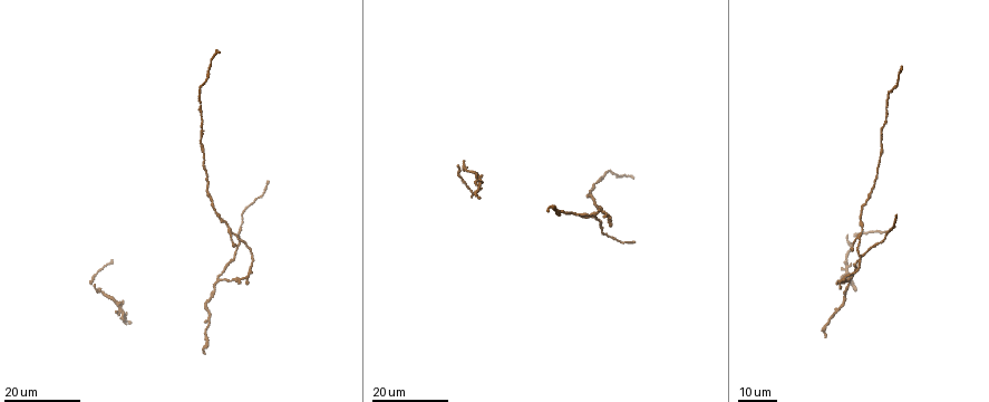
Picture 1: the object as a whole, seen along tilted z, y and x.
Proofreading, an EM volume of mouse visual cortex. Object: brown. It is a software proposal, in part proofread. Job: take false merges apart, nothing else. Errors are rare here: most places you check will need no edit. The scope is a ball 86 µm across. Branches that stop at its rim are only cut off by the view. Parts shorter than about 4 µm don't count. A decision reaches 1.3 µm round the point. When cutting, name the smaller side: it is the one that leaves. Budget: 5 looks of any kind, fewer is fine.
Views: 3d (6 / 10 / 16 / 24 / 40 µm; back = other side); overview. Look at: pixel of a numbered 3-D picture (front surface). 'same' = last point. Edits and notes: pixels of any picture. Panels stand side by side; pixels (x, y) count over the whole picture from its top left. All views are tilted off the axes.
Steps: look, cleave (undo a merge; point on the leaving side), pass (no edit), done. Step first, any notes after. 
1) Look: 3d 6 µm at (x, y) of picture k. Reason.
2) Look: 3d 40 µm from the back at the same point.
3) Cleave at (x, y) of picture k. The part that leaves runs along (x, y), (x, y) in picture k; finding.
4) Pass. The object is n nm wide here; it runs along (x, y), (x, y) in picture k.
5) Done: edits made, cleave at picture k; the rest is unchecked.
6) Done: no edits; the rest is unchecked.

Look: 3d 16 µm at (243, 279) of picture 1. Sudden change in width.

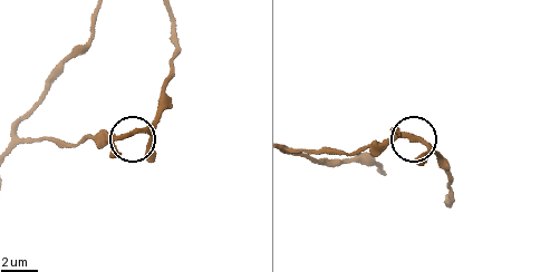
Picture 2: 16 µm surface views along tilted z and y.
Look: 3d 10 µm at (405, 133) of picture 2.

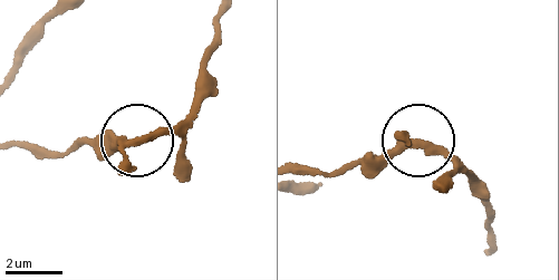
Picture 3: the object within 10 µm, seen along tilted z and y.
Pass. It runs along (492, 244), (478, 176), (426, 143), (395, 145), (364, 171) in picture 3; all the same cell.

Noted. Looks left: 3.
Look: 3d 16 µm at (218, 279) of picture 1. Three arms meet.

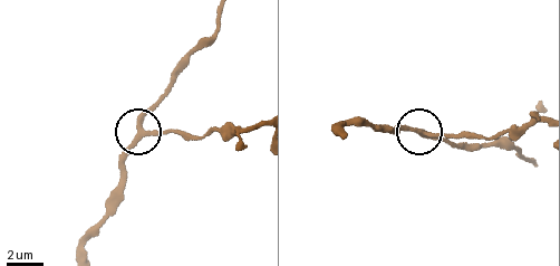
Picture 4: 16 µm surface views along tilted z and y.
Look: 3d 6 µm at (140, 130) of picture 4.

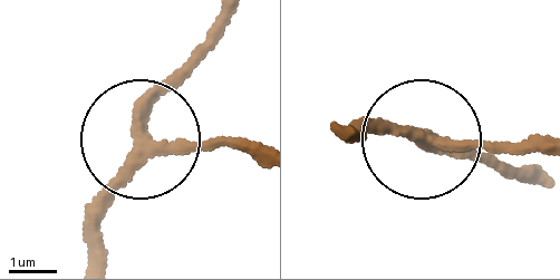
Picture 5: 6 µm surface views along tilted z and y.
Pass. The object is 250 nm wide here; it runs along (252, 154), (142, 136), (157, 99), (213, 48) in picture 5; all the same cell.

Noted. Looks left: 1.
Done: no edits; the rest is unchecked.

